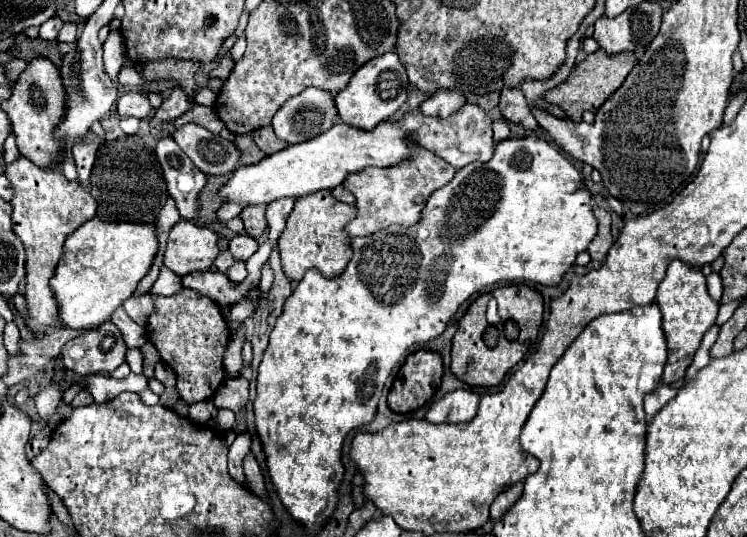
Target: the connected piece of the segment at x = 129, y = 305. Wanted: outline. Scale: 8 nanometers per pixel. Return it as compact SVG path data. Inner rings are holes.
M150 289L150 293L146 293L142 297L134 297L132 295L128 301L122 303L122 307L130 315L130 319L134 319L138 325L146 325L150 313L154 311L154 299L152 299L154 295L160 295L160 293Z

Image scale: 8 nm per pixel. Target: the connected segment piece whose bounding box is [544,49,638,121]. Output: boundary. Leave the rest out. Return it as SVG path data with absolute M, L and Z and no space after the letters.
M598 49L596 53L586 55L586 59L572 69L572 73L570 73L570 77L566 81L562 85L554 87L552 91L548 91L544 97L546 97L548 103L560 105L566 111L568 119L582 121L582 113L584 111L598 111L600 105L624 83L626 75L632 71L632 67L636 63L638 63L638 59L630 51L616 53L616 55L608 57L604 49Z

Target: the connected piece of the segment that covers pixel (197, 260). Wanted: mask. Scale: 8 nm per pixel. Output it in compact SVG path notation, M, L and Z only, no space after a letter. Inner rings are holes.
M182 219L170 231L164 265L184 277L192 271L210 269L218 253L218 235L212 229Z

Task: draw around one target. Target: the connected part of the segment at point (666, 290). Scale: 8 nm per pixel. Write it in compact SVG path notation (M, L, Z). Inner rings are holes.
M672 261L666 269L666 277L658 287L656 303L662 311L662 331L666 335L668 343L668 361L664 367L664 375L660 377L662 385L672 385L680 379L684 379L686 369L692 363L692 357L696 349L700 347L700 341L710 325L714 325L718 315L718 303L708 295L706 279L700 273L700 269L690 267L682 261Z

